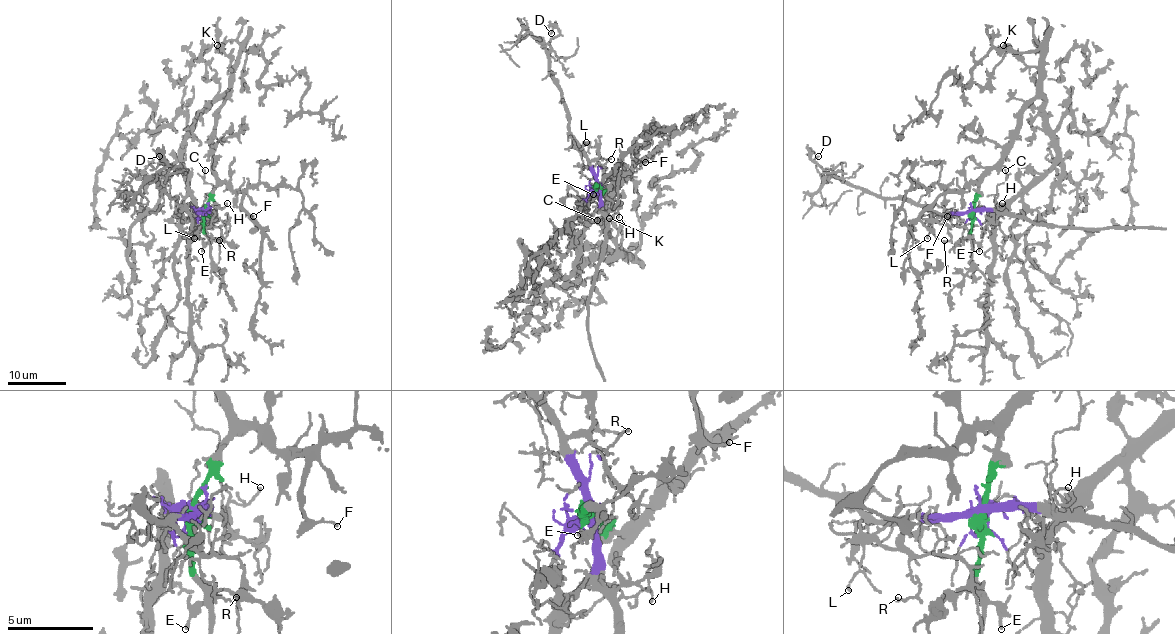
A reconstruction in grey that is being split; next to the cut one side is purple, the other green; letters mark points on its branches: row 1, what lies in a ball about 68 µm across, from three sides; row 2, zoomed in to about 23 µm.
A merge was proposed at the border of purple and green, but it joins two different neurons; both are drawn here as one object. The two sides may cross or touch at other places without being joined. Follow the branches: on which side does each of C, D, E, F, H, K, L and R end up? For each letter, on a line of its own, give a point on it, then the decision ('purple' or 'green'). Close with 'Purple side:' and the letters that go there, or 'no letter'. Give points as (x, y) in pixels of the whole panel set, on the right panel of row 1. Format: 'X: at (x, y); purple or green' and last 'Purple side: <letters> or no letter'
C: at (1005, 170); purple
D: at (818, 156); purple
E: at (979, 251); green
F: at (947, 216); green
H: at (1002, 203); purple
K: at (1003, 45); green
L: at (927, 238); purple
R: at (944, 240); purple
Purple side: C, D, H, L, R

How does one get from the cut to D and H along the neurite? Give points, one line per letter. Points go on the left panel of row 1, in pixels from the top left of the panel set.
D: (205, 212), (191, 214), (158, 186), (158, 171), (167, 165), (158, 156)
H: (205, 212), (221, 209), (227, 203)

